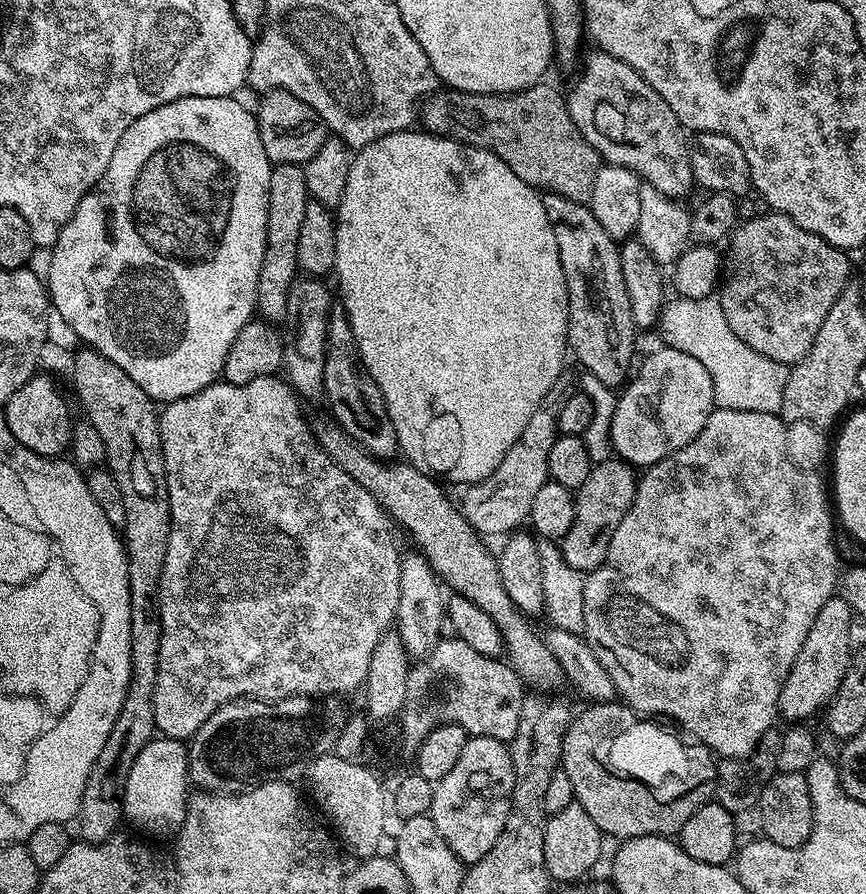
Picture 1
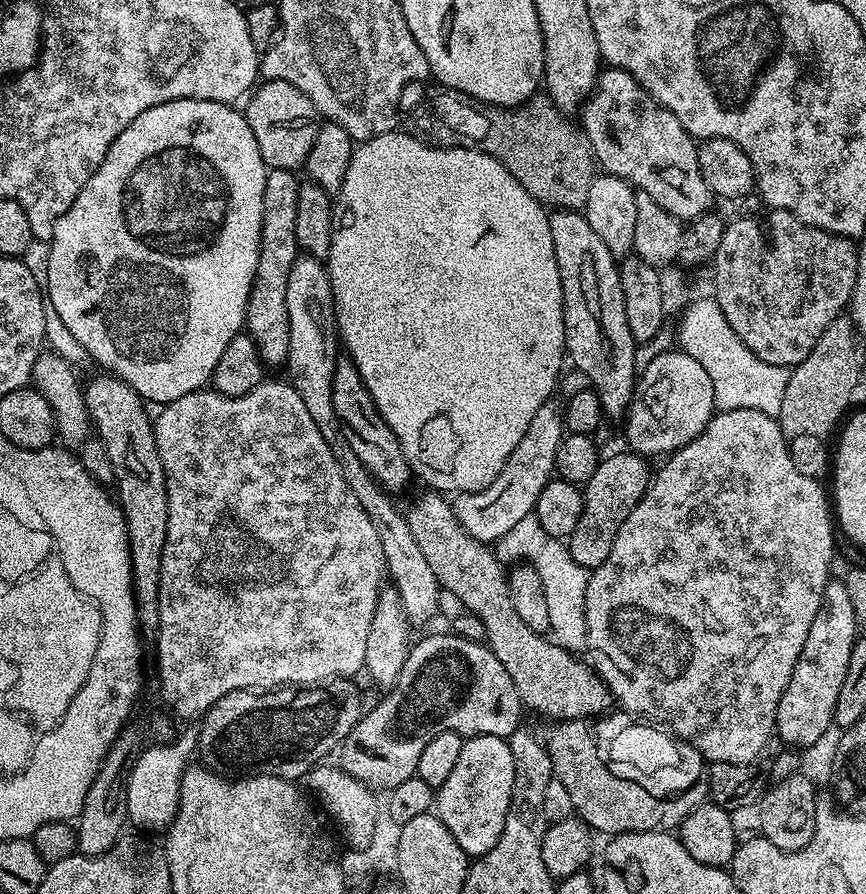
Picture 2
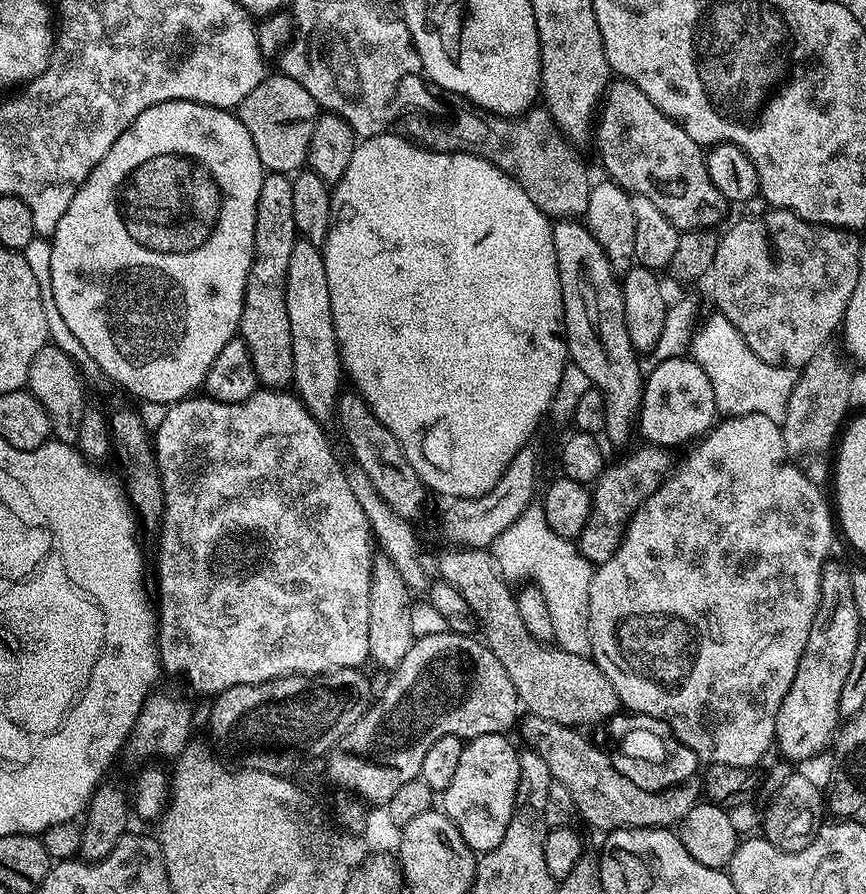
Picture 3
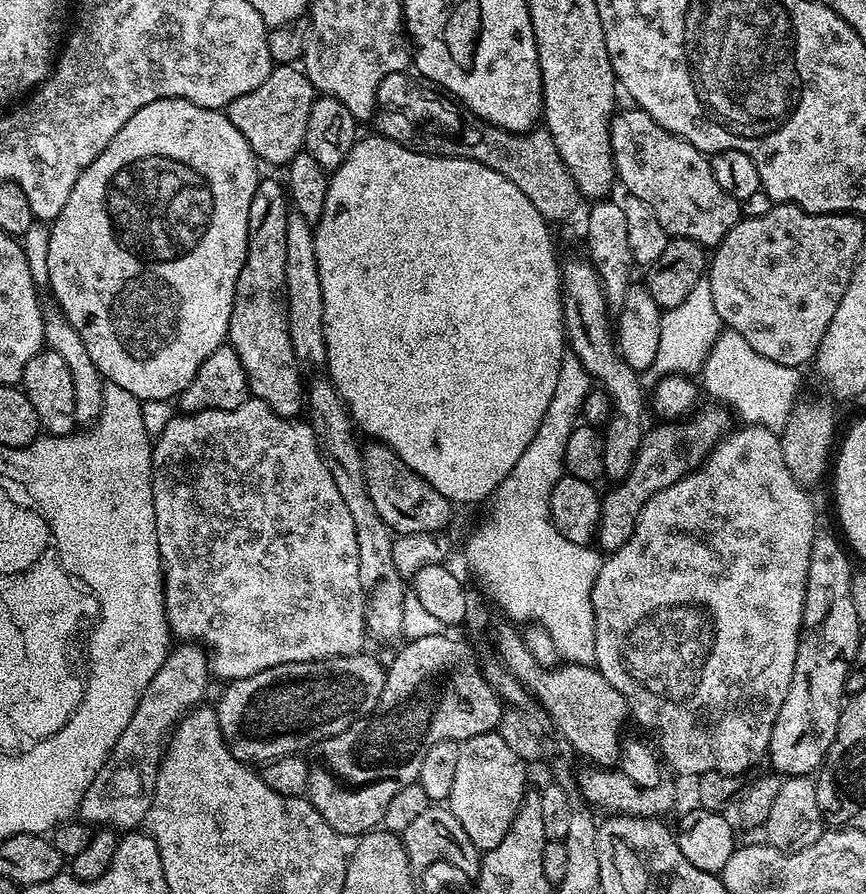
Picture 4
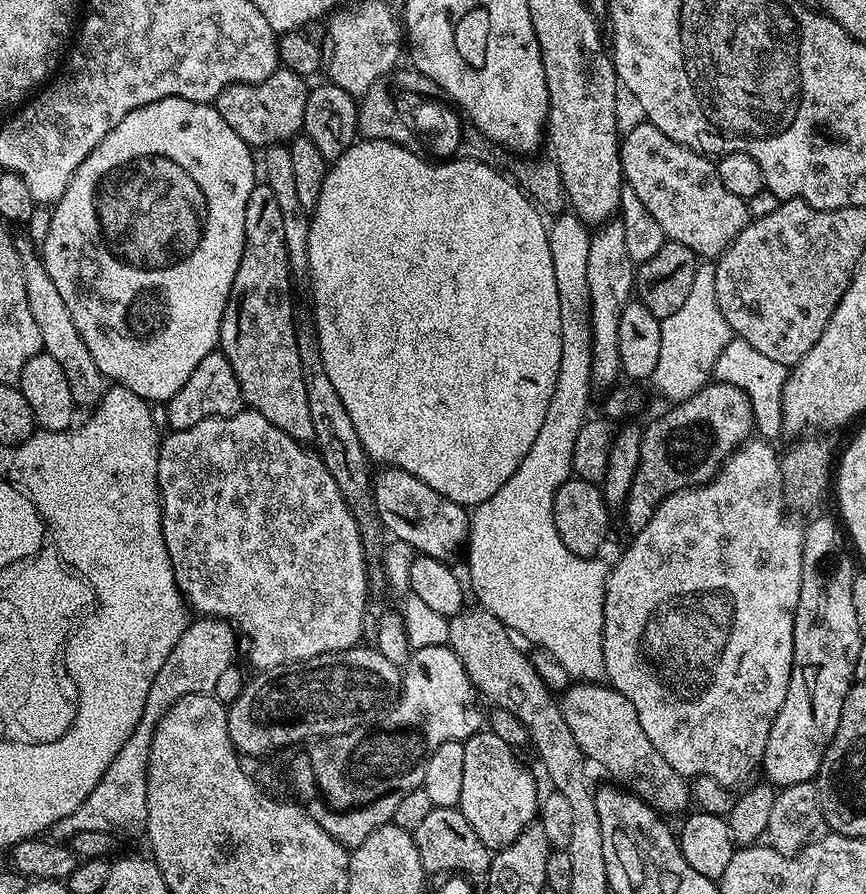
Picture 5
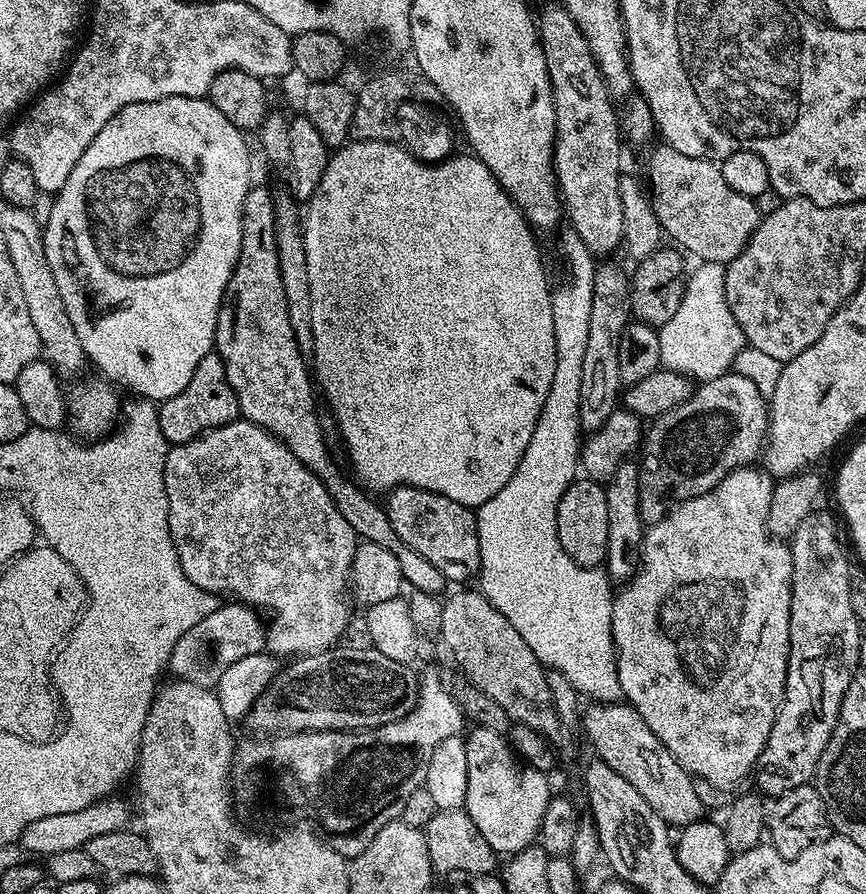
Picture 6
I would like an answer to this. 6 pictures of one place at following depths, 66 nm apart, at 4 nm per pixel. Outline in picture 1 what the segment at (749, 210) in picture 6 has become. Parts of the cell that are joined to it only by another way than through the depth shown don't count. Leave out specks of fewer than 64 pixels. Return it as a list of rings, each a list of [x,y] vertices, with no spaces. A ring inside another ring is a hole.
[[[592,50],[587,56],[588,53],[579,65],[580,73],[577,74],[572,89],[567,89],[566,92],[570,118],[574,126],[578,126],[582,138],[586,138],[586,142],[590,142],[594,150],[598,150],[604,164],[628,168],[635,172],[644,184],[654,186],[654,190],[667,196],[685,198],[684,196],[690,195],[692,188],[694,189],[694,181],[688,161],[686,132],[681,128],[674,110],[670,110],[662,94],[658,94],[658,90],[654,90],[654,86],[650,86],[650,82],[646,82],[646,78],[642,78],[638,70],[626,66],[626,62],[599,50]]]

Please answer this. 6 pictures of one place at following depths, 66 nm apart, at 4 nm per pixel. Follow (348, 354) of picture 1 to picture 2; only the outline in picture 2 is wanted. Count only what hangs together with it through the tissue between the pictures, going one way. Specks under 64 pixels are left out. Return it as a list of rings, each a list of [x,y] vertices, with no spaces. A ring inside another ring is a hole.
[[[347,358],[337,359],[334,366],[333,406],[334,414],[341,424],[343,443],[346,446],[348,443],[347,451],[358,457],[385,492],[400,492],[414,480],[414,473],[408,464],[406,454],[398,438],[394,438],[394,430],[386,426],[378,406],[374,406],[374,398],[370,398],[370,390],[366,390],[366,382],[362,382],[354,362]]]

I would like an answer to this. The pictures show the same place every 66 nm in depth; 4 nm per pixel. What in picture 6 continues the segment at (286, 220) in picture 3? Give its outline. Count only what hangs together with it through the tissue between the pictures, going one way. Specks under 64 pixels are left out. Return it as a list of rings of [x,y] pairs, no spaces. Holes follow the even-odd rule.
[[[249,187],[246,202],[242,202],[242,246],[218,310],[214,351],[222,358],[222,366],[226,366],[226,382],[230,382],[230,390],[234,390],[238,398],[241,417],[278,437],[290,450],[290,454],[294,454],[298,462],[302,462],[319,478],[326,486],[331,500],[338,506],[338,512],[354,529],[359,539],[397,551],[402,542],[390,523],[387,509],[366,496],[368,494],[363,487],[356,485],[351,479],[347,480],[332,458],[333,449],[329,448],[326,431],[324,432],[323,426],[320,425],[320,416],[316,413],[317,393],[314,391],[314,380],[305,356],[298,350],[294,329],[290,326],[290,314],[286,310],[286,290],[282,290],[282,274],[278,270],[275,205],[273,193],[268,193],[264,188]]]

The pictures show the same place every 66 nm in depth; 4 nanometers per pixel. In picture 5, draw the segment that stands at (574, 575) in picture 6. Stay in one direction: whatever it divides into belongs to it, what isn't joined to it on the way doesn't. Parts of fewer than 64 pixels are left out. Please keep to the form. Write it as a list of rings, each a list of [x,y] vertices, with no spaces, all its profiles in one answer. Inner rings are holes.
[[[565,210],[548,224],[550,258],[554,258],[554,282],[558,282],[558,306],[562,318],[562,362],[558,362],[558,382],[554,382],[554,398],[546,406],[546,418],[534,446],[526,450],[526,458],[510,474],[510,478],[486,502],[475,505],[470,512],[468,529],[468,580],[470,592],[476,595],[475,603],[494,614],[513,633],[525,636],[532,646],[545,648],[576,682],[600,682],[605,679],[604,655],[602,654],[602,626],[604,625],[604,591],[610,571],[609,561],[570,554],[554,530],[554,494],[573,475],[572,459],[578,430],[582,430],[589,415],[588,403],[592,400],[592,330],[588,307],[588,283],[586,261],[590,258],[589,225],[575,212]]]

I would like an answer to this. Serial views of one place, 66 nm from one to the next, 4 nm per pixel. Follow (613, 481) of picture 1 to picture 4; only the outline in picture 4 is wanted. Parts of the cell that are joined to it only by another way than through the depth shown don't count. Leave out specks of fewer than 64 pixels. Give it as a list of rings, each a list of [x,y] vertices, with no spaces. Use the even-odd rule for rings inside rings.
[[[708,402],[705,408],[697,407],[687,418],[675,422],[660,422],[657,423],[657,428],[649,427],[645,431],[634,466],[630,466],[630,474],[626,474],[624,480],[612,486],[608,493],[603,493],[595,543],[608,554],[626,546],[630,534],[634,534],[634,526],[642,514],[642,506],[646,506],[646,502],[650,502],[654,494],[666,490],[666,486],[674,486],[674,482],[696,471],[717,444],[728,435],[733,427],[731,419],[733,417],[727,407]]]

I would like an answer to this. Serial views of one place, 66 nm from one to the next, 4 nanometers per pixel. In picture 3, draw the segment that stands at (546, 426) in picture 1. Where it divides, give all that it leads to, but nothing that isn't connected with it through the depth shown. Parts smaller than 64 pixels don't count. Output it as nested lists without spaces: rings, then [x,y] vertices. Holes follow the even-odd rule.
[[[529,446],[510,462],[510,466],[502,474],[502,478],[485,496],[475,496],[465,500],[453,499],[452,504],[444,512],[444,521],[440,528],[449,540],[449,545],[461,549],[487,549],[518,519],[533,499],[532,490],[536,484],[536,452]],[[532,496],[532,497],[531,497]]]

